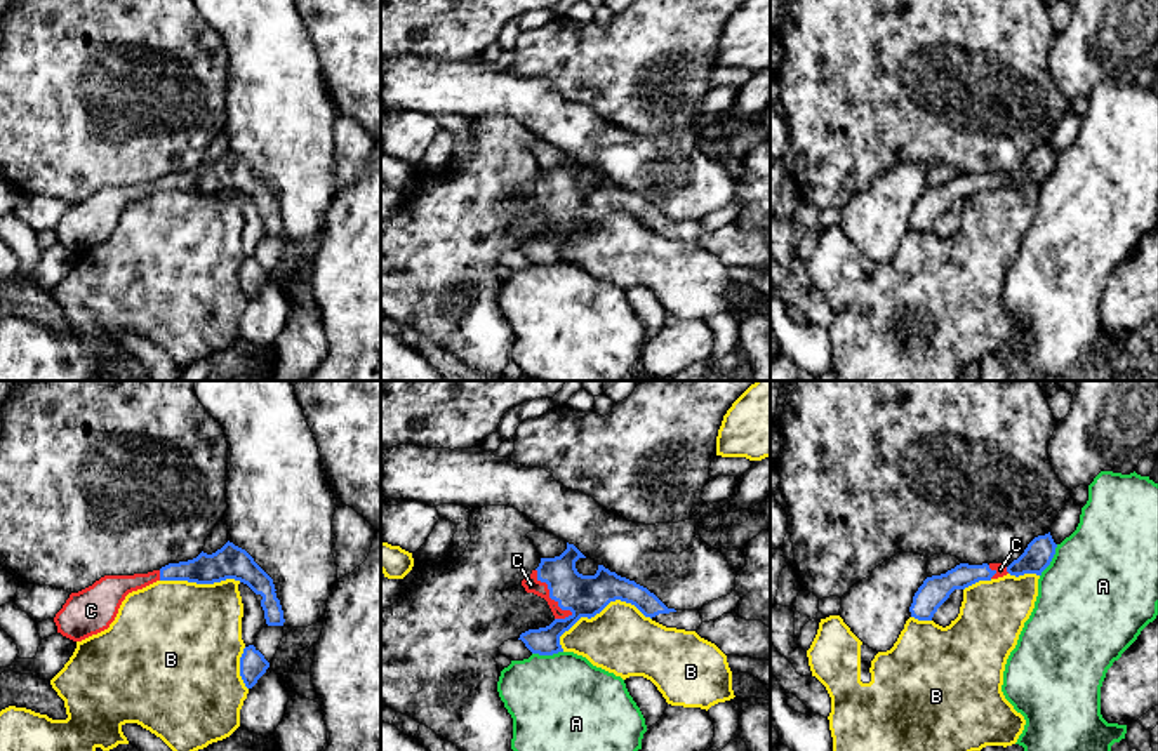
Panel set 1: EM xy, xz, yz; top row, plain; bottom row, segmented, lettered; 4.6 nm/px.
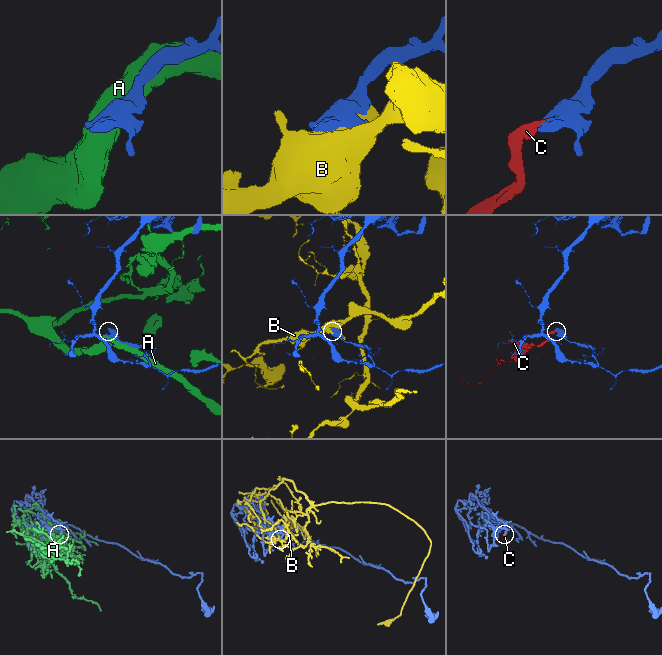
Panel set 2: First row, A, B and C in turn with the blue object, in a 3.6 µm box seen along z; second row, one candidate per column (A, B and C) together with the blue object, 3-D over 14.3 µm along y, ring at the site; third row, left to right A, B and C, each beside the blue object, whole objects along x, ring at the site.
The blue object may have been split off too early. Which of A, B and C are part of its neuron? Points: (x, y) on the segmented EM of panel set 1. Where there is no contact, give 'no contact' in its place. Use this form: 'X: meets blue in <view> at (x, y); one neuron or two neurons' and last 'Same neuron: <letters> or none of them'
A: meets blue in yz at (1051, 560); two neurons
B: meets blue in xz at (602, 609); two neurons
C: meets blue in xz at (550, 595); one neuron
Same neuron: C

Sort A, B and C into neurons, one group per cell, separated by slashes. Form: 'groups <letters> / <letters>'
groups A / B / C

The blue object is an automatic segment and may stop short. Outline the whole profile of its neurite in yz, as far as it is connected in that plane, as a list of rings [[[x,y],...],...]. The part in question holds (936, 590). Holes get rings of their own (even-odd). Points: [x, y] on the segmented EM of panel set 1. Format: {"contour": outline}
{"contour": [[[1048,532],[1035,537],[1024,553],[1008,567],[1005,563],[960,563],[946,574],[927,577],[913,596],[909,607],[911,617],[918,621],[932,621],[937,608],[955,589],[965,589],[979,581],[991,581],[1007,574],[1015,577],[1024,574],[1042,575],[1042,572],[1050,565],[1055,548],[1057,544]]]}

